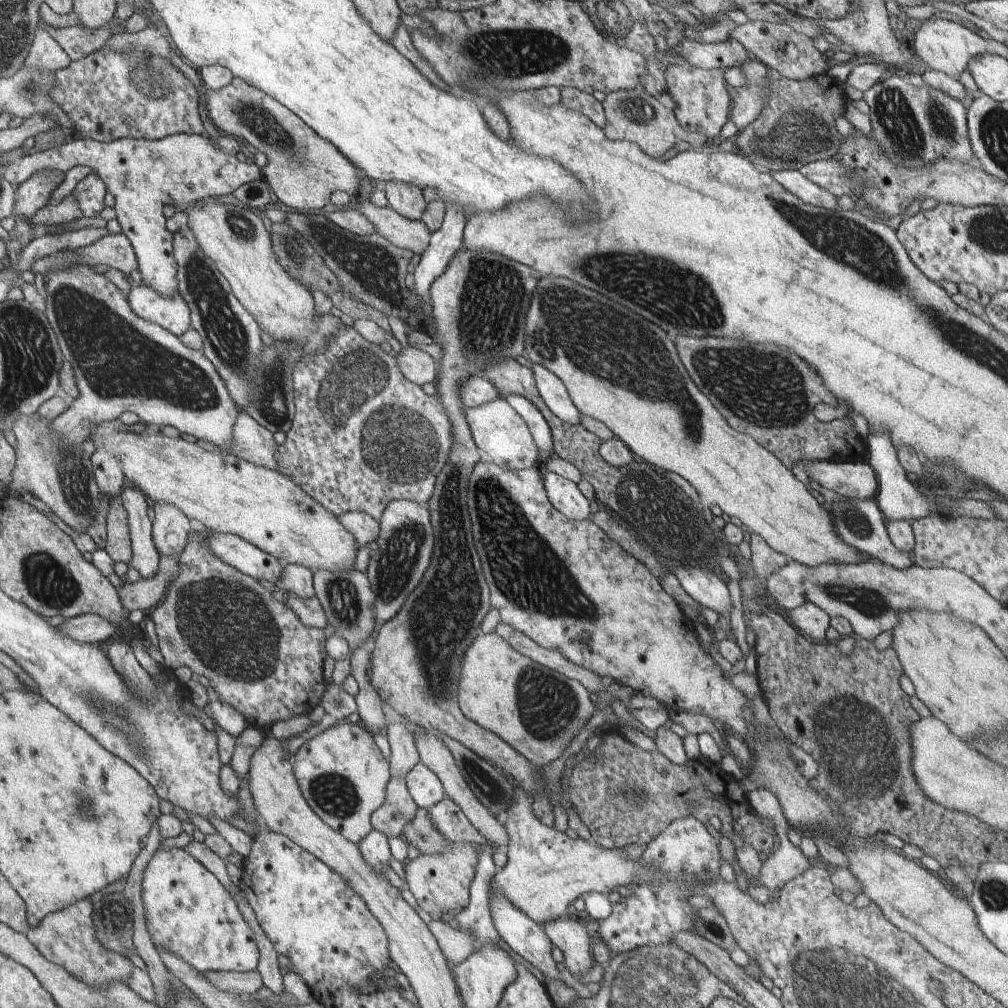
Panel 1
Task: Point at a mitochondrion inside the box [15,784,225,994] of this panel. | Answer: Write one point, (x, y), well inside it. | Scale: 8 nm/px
(110, 915)

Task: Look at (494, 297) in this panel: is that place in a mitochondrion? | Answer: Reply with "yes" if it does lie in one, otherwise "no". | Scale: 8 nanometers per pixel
yes

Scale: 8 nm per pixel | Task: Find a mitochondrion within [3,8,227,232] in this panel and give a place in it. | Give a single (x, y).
(152, 81)

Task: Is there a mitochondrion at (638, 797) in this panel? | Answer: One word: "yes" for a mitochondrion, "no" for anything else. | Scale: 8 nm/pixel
yes

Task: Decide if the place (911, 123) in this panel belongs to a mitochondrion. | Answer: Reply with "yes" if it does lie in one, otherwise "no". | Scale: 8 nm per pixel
yes

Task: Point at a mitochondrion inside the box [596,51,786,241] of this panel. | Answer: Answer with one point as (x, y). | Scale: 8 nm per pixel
(635, 108)

